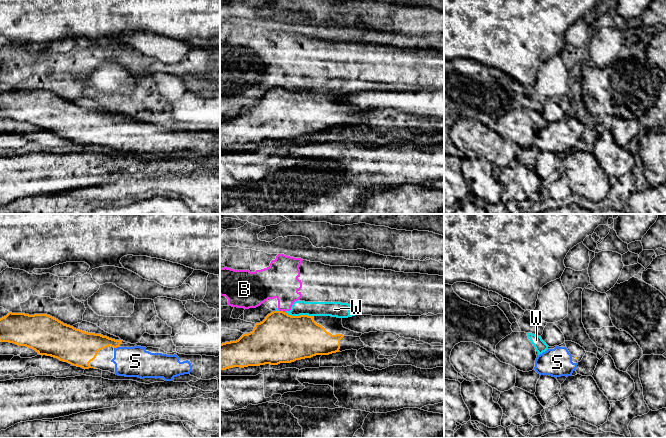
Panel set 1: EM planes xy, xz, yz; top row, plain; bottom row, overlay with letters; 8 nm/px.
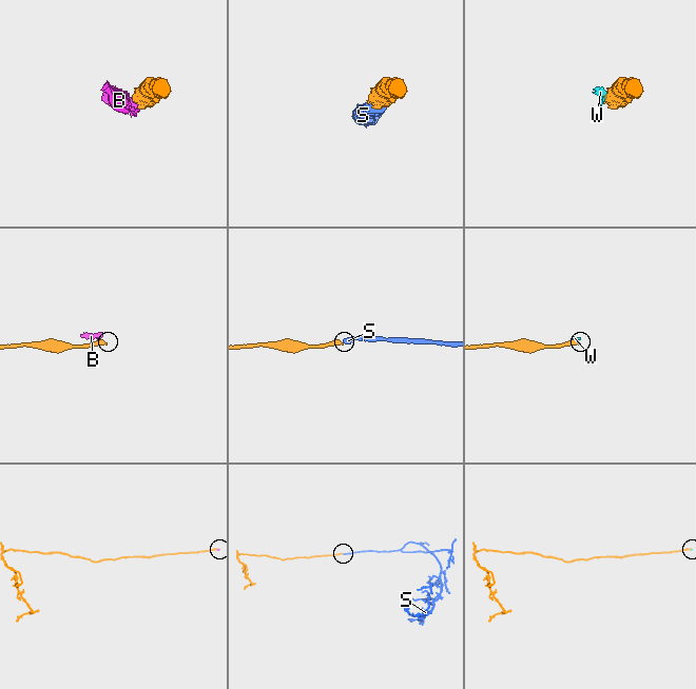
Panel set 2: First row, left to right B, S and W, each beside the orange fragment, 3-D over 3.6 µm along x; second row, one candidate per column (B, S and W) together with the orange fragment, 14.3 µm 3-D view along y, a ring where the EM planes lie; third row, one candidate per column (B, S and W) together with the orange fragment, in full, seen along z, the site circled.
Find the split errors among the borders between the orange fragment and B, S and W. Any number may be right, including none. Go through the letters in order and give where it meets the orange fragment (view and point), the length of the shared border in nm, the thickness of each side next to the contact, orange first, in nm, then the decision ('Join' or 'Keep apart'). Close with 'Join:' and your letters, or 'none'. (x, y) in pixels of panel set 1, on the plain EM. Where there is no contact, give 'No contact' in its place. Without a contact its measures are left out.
B: Touches orange at xz (281, 87). Shared border 30 nm. Thickness 400 nm (orange) against 280 nm. Keep apart
S: Touches orange at xy (116, 123). Shared border 40 nm. Thickness 220 nm (orange) against 240 nm. Join
W: Touches orange at xz (300, 91). Shared border 240 nm. Thickness 400 nm (orange) against 120 nm. Keep apart
Join: S

